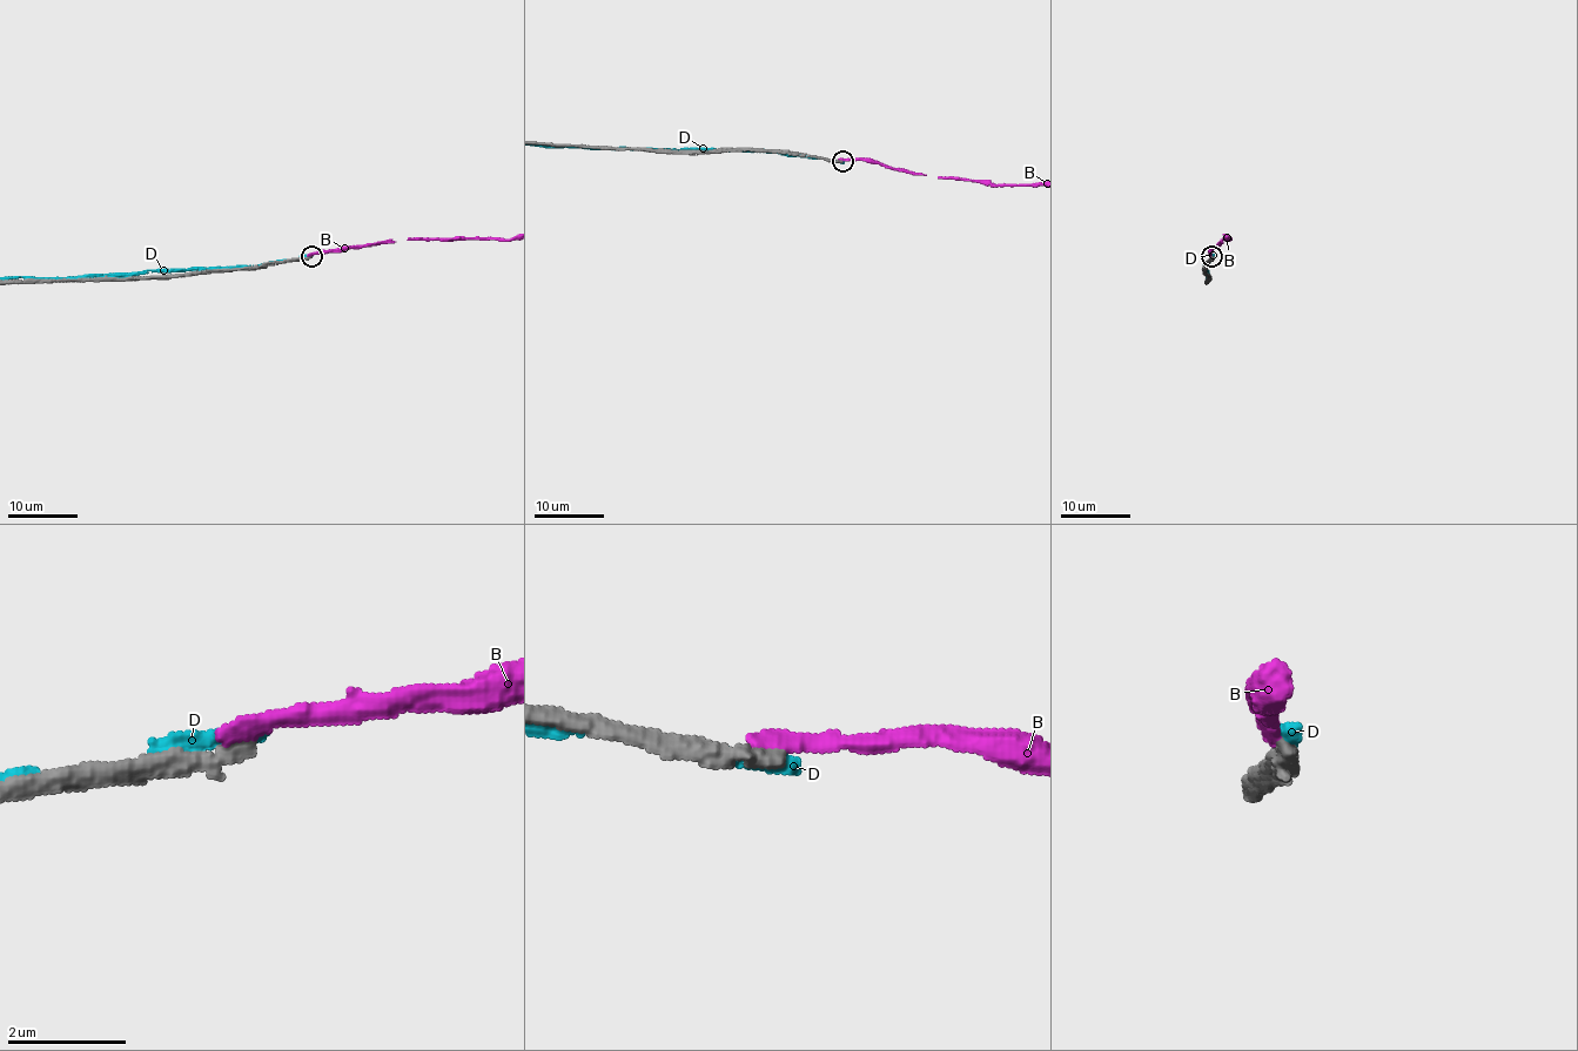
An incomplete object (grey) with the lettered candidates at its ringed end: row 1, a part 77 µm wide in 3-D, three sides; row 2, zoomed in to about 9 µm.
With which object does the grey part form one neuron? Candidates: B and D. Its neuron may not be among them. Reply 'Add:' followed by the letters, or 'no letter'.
Add: no letter

